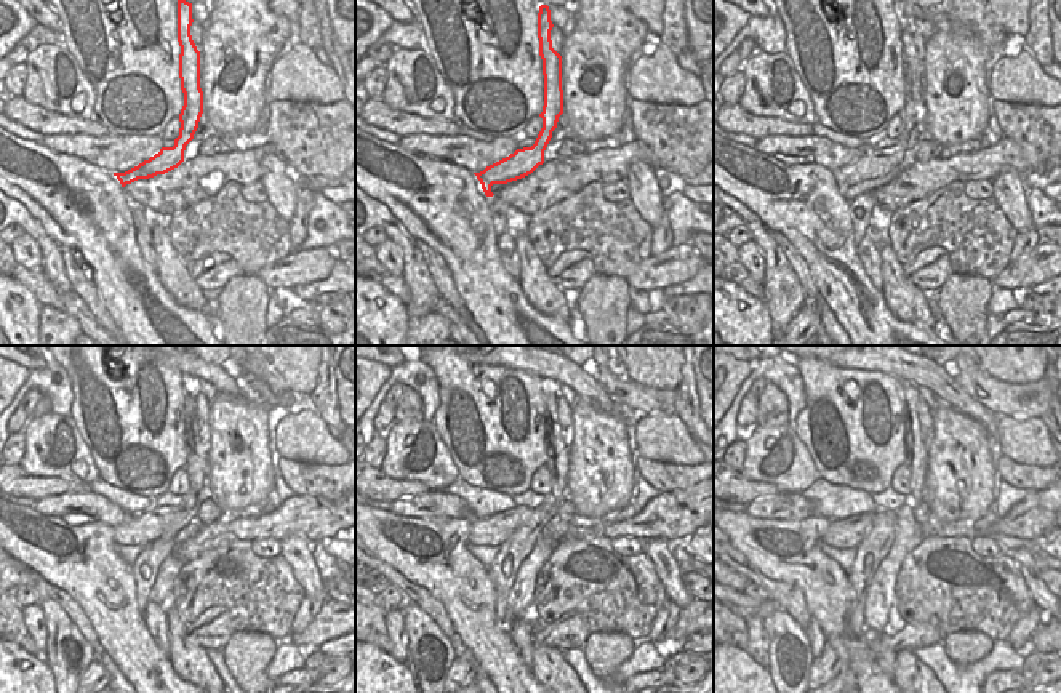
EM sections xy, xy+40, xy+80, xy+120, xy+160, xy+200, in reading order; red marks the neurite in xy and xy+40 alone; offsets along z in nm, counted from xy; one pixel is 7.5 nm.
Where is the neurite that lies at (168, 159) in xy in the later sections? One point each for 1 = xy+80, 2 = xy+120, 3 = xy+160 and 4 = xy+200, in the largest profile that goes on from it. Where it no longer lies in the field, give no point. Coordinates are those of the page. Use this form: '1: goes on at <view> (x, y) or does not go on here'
1: goes on at xy+80 (874, 164)
2: goes on at xy+120 (149, 525)
3: goes on at xy+160 (495, 530)
4: goes on at xy+200 (844, 533)

